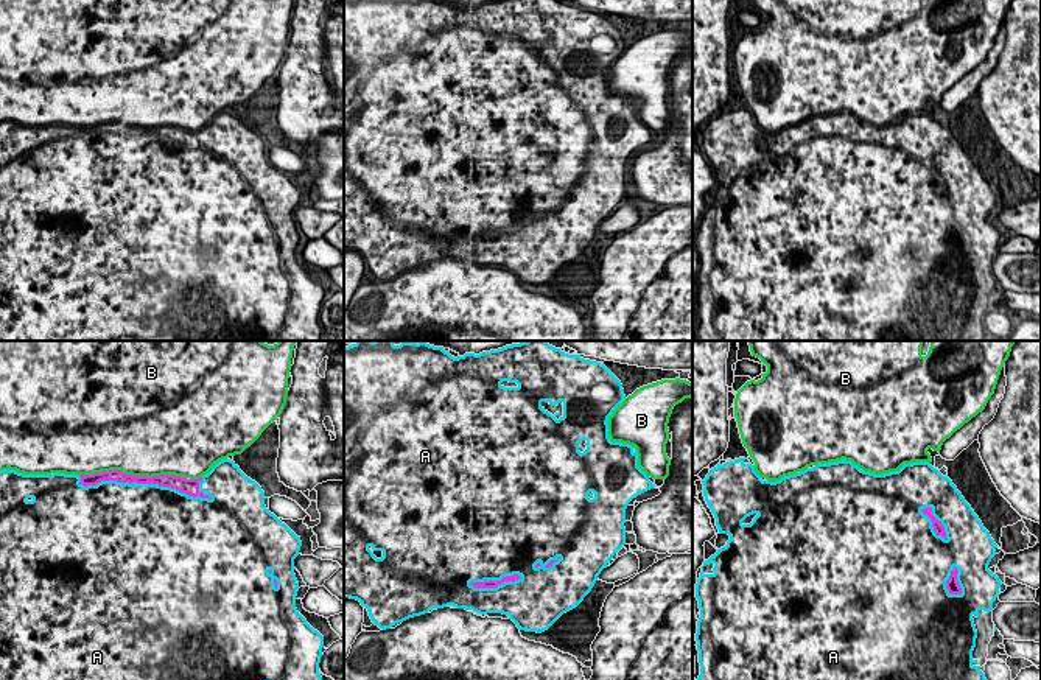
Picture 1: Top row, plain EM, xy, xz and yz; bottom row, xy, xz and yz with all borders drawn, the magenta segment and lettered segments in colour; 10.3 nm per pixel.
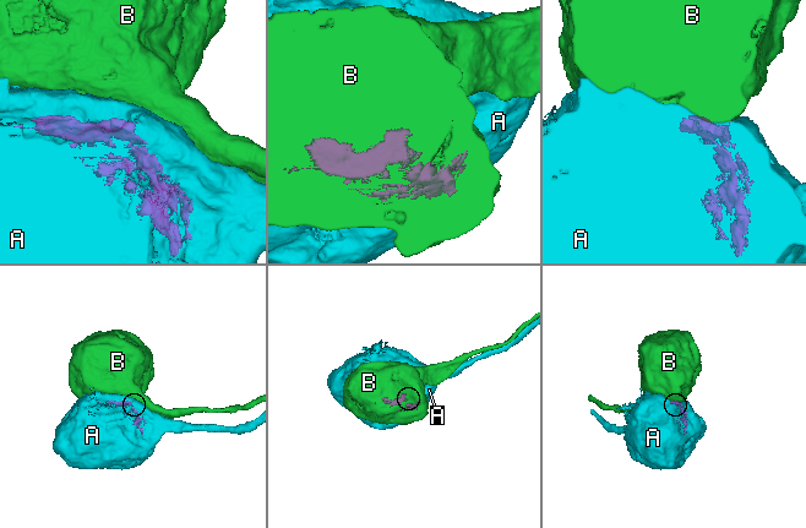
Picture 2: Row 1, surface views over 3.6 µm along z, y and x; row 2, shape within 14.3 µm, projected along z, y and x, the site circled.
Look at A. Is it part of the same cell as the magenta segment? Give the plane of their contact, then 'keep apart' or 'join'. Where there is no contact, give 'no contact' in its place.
contact in xy; join

